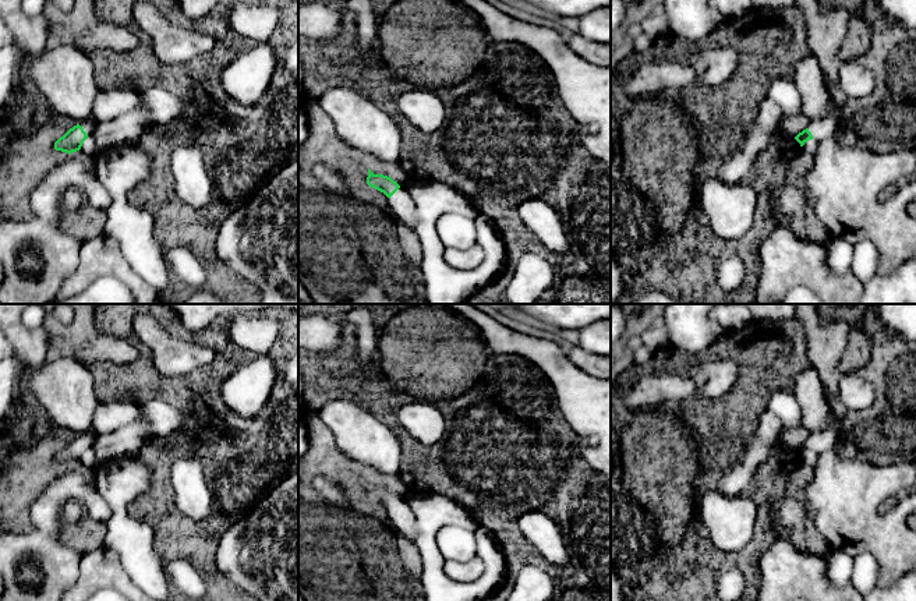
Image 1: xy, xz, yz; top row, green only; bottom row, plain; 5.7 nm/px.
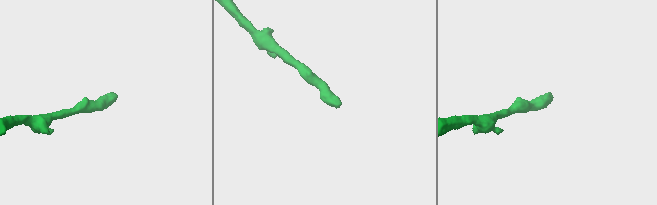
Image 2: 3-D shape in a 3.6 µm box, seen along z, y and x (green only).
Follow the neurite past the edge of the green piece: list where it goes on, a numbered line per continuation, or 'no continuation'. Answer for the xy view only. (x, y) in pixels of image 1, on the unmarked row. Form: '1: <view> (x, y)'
1: xy (89, 435)

